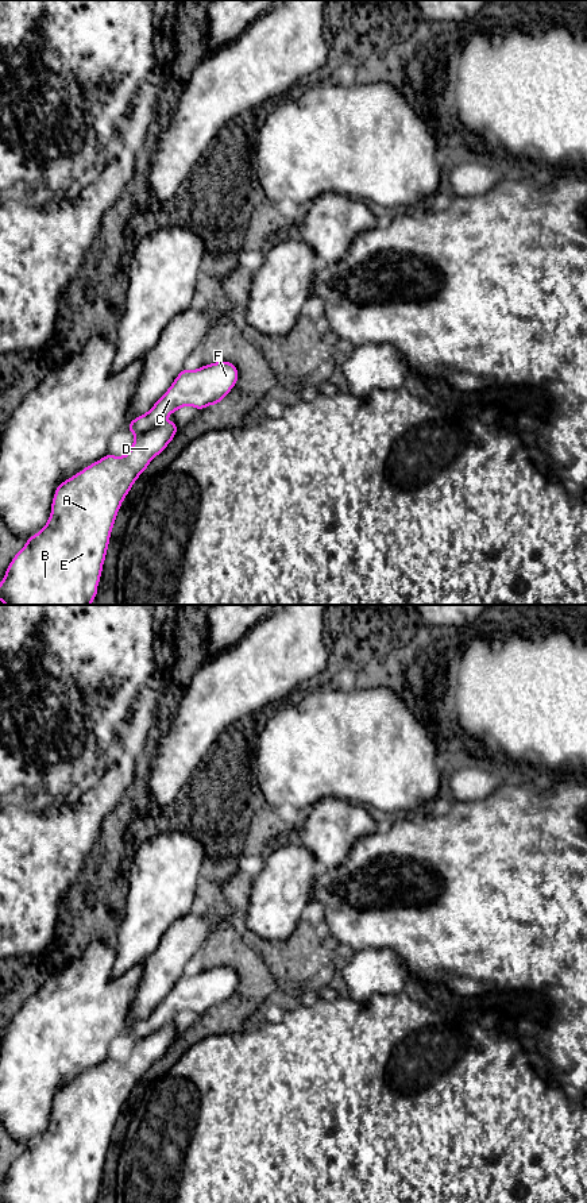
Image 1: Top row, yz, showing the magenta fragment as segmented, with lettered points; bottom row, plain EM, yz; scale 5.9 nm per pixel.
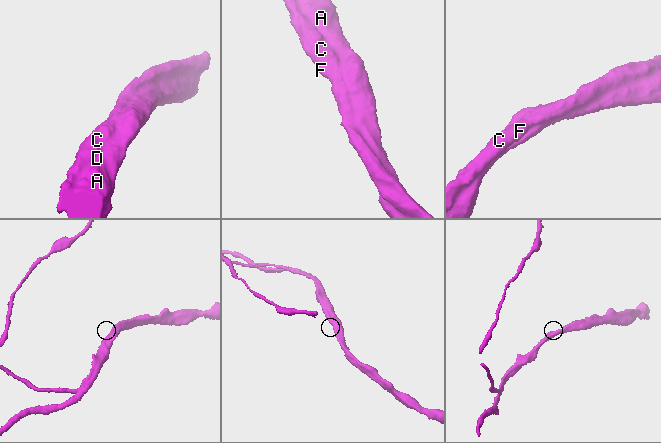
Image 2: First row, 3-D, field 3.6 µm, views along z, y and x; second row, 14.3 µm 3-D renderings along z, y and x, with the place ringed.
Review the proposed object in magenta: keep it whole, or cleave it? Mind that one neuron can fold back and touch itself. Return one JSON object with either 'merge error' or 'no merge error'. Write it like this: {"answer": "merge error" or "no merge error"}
{"answer": "no merge error"}

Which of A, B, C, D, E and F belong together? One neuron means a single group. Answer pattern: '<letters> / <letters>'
A B C D E F

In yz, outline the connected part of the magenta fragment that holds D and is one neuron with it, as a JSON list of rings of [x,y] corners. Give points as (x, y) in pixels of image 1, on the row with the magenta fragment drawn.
[[[227,360],[196,370],[182,369],[152,408],[127,425],[135,440],[124,456],[107,454],[55,487],[46,525],[27,539],[0,582],[0,601],[5,605],[90,605],[97,597],[111,532],[121,502],[139,475],[165,451],[178,431],[175,421],[166,423],[166,417],[182,406],[202,410],[208,405],[219,405],[237,379],[239,370]]]

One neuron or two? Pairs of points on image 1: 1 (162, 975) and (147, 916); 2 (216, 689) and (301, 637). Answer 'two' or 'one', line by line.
1: two
2: one

